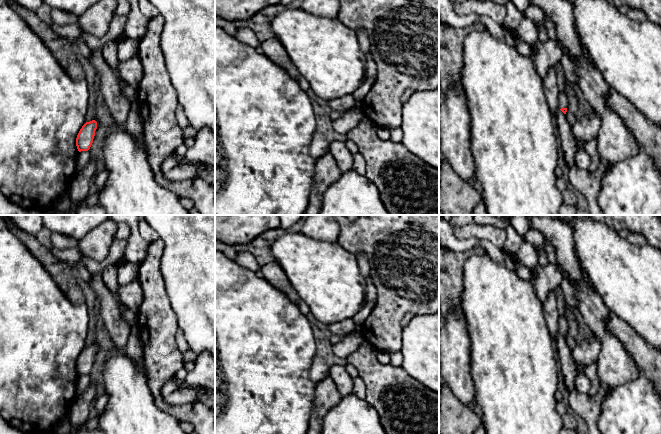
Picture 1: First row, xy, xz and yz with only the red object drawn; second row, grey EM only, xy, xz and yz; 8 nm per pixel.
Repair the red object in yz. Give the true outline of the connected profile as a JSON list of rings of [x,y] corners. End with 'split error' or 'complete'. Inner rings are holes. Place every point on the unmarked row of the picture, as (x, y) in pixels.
[[[559,315],[558,317],[558,324],[559,324],[559,332],[560,334],[566,338],[567,331],[568,331],[568,322],[565,315]]]; split error

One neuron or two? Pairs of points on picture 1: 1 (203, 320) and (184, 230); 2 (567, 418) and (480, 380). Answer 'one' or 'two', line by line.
1: one
2: two

